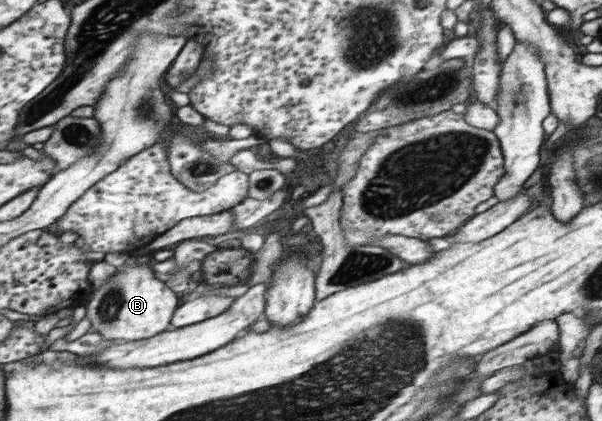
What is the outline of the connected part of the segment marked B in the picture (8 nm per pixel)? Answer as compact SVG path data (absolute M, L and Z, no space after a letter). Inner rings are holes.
M128 258L118 267L115 277L92 293L87 303L86 317L91 322L91 329L104 339L115 342L131 342L150 339L170 329L174 313L178 311L180 295L169 287L165 281L155 277L151 263L133 265Z

